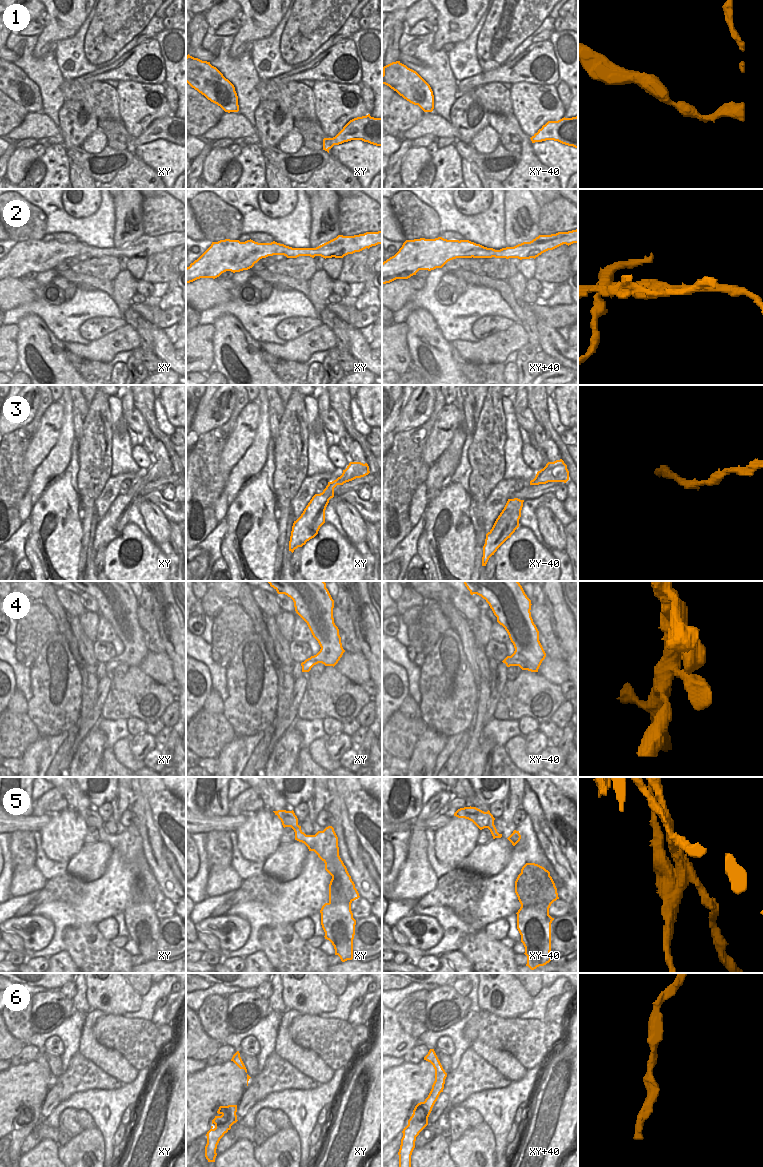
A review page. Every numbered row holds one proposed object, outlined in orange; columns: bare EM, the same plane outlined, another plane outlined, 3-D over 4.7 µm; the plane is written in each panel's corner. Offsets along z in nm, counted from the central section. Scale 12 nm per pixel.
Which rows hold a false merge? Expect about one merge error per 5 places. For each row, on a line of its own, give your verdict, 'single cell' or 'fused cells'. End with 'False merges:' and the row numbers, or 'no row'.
1: single cell
2: fused cells
3: single cell
4: single cell
5: fused cells
6: single cell
False merges: 2, 5

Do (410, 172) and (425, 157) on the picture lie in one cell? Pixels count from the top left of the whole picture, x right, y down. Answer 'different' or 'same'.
same

